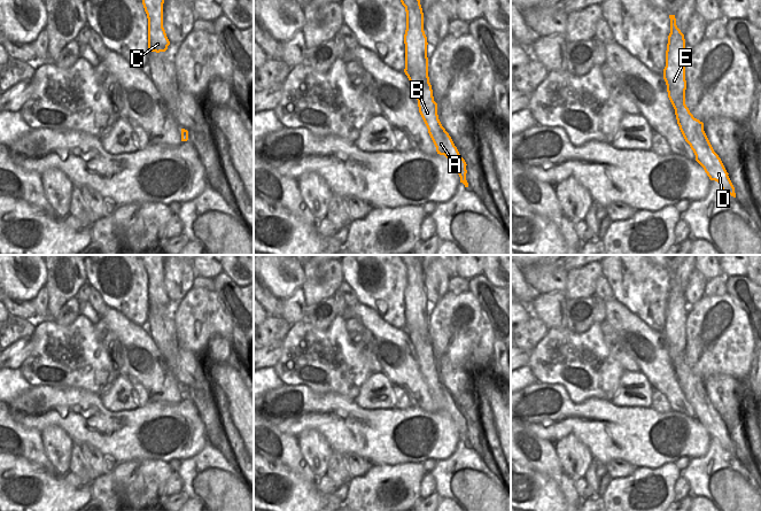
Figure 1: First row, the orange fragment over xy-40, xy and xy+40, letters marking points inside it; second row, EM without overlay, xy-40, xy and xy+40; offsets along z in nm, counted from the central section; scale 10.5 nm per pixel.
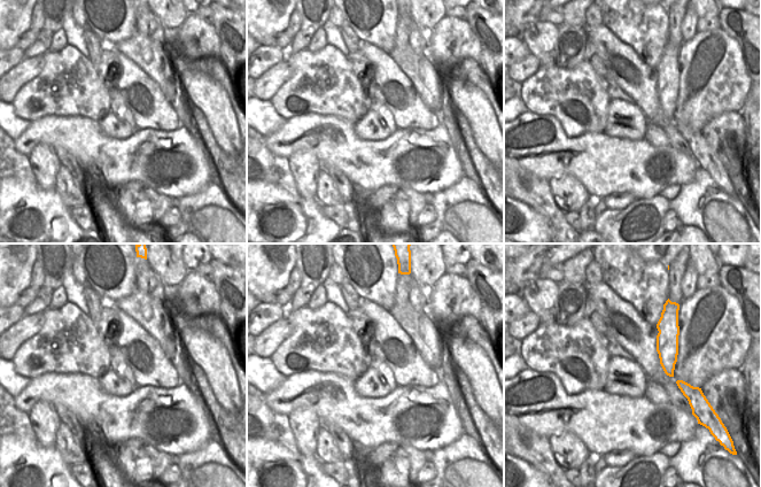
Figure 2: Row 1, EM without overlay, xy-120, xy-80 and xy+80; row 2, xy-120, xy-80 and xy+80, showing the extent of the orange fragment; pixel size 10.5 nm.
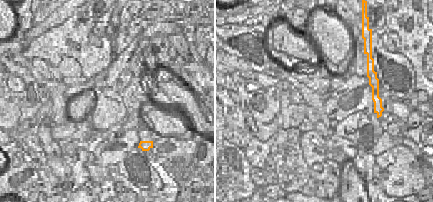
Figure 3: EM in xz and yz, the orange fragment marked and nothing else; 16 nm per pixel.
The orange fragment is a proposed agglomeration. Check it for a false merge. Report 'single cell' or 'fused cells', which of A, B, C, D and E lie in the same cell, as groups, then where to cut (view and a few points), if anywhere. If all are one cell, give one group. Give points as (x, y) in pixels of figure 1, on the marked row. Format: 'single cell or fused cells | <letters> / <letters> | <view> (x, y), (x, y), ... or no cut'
fused cells | A B D / C E | xy (428, 77), (422, 79), (414, 76), (413, 87)

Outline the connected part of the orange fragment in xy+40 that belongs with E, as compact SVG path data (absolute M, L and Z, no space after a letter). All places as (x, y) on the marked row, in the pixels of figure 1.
M669 15L670 33L666 51L666 67L663 69L663 79L667 85L668 98L676 109L685 102L685 64L688 55L685 53L684 34L676 25L675 15Z

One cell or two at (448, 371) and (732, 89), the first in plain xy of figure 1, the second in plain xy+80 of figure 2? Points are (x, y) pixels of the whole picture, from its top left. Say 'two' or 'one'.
two

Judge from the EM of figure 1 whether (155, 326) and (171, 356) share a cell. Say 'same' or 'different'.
same

